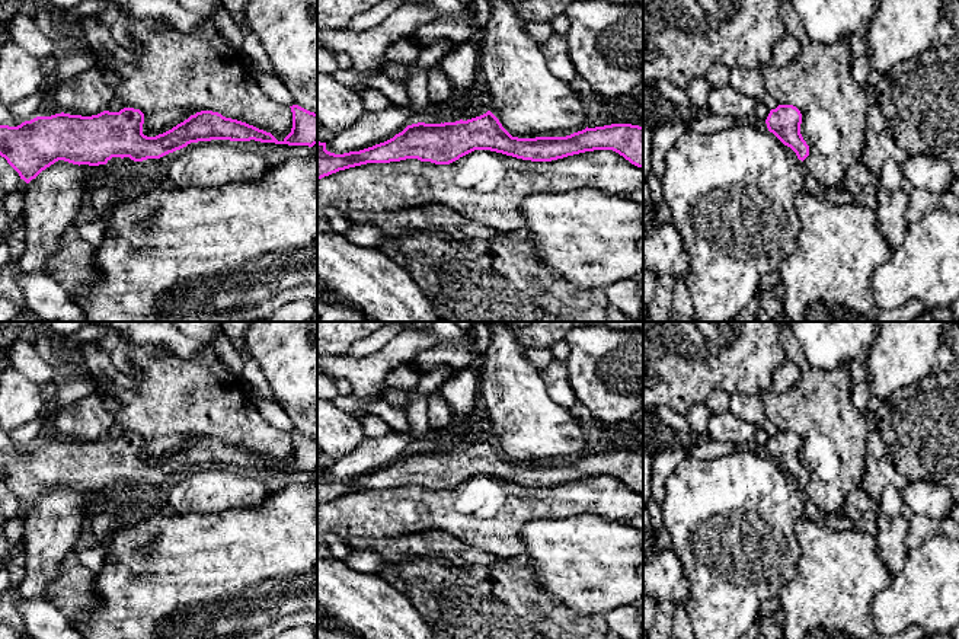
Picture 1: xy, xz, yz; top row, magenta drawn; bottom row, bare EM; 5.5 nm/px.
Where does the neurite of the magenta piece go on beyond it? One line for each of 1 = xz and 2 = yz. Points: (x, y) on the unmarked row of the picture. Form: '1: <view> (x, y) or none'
1: none
2: none

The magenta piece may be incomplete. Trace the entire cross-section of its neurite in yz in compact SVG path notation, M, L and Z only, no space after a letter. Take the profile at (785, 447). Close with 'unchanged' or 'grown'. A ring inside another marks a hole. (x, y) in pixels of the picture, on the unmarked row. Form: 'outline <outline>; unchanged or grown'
outline M779 431L770 437L765 450L768 457L790 473L799 486L803 488L809 482L809 472L800 460L802 440L796 432Z; unchanged

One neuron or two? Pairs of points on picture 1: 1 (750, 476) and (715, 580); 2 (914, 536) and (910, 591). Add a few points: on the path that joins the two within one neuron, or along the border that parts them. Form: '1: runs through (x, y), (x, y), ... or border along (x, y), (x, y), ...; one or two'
1: runs through (742, 502), (734, 517), (734, 548), (728, 553); one
2: border along (943, 534), (936, 534), (910, 550); two

